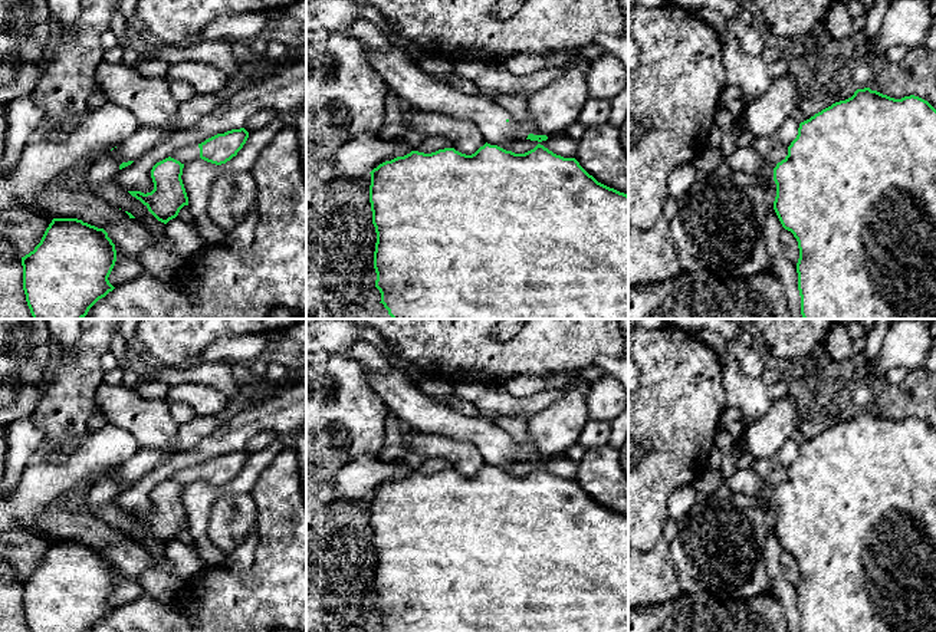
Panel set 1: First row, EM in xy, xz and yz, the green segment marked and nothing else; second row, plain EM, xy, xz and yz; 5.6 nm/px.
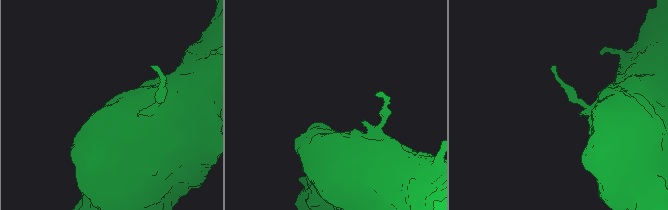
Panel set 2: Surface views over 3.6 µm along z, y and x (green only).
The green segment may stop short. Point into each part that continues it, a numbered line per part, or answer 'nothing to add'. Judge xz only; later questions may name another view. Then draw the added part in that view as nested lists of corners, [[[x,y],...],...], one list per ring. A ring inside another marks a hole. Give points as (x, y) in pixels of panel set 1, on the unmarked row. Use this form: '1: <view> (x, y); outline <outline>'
1: xz (400, 392); outline [[[393,366],[387,372],[364,371],[368,384],[390,412],[405,421],[411,429],[472,442],[487,465],[506,473],[510,473],[515,463],[528,460],[529,455],[497,424],[480,417],[466,417],[451,405],[433,399],[404,371]]]

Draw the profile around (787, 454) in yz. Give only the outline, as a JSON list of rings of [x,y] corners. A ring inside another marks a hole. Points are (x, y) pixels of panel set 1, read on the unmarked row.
[[[789,438],[771,458],[775,460],[785,468],[789,468],[791,464],[798,457],[799,445],[794,438]]]

